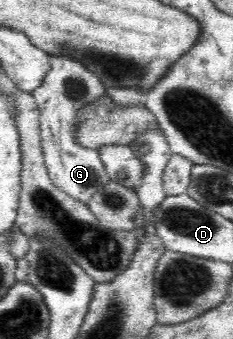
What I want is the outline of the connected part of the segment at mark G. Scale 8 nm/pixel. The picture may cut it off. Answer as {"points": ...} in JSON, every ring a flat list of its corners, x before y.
{"points":[[51,56,51,70,43,84,33,90,36,105,40,112,41,146,45,164,53,183,62,190,88,204,99,190,112,181,101,160,99,149,86,147,79,142,79,112,106,96,106,88,101,81,82,64,70,58]]}

